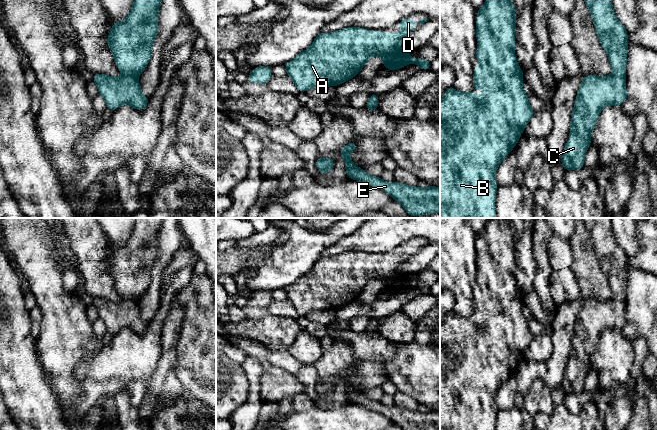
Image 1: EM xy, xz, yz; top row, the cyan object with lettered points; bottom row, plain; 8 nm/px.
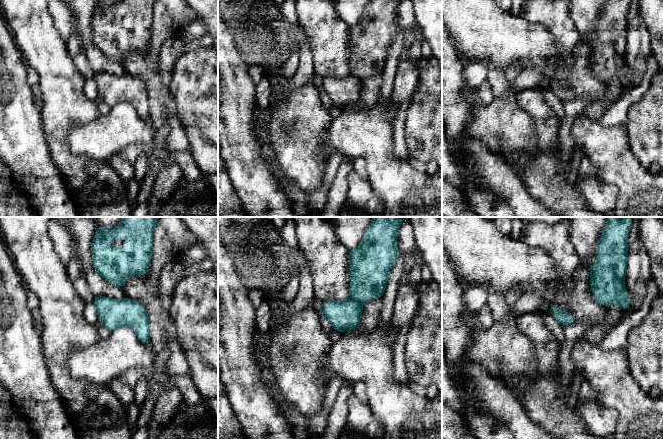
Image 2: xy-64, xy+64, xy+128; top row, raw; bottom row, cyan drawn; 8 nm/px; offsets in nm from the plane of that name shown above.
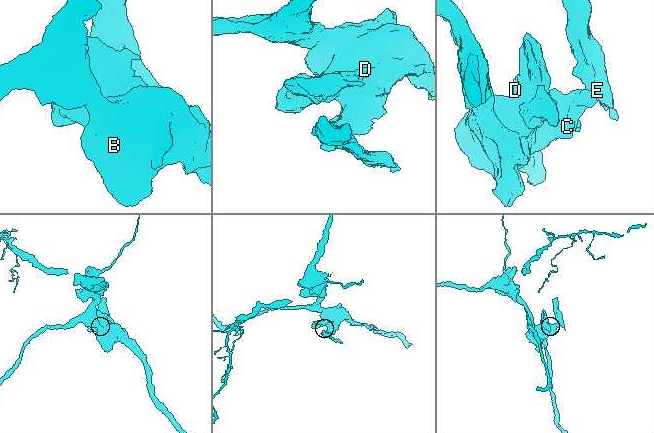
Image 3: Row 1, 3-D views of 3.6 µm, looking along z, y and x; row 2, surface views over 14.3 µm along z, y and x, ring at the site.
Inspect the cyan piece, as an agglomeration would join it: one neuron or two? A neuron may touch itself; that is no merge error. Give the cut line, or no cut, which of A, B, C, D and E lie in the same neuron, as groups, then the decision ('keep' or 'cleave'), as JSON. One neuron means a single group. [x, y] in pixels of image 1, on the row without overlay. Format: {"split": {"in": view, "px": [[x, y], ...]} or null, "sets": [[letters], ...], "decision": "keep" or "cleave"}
{"split": {"in": "xy", "px": [[123, 297], [136, 301]]}, "sets": [["A", "B", "C", "D"], ["E"]], "decision": "cleave"}

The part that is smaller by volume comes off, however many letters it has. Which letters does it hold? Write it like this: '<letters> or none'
E

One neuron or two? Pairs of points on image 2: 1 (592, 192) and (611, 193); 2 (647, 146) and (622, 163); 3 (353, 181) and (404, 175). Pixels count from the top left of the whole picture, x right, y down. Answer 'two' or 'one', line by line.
1: one
2: two
3: two

